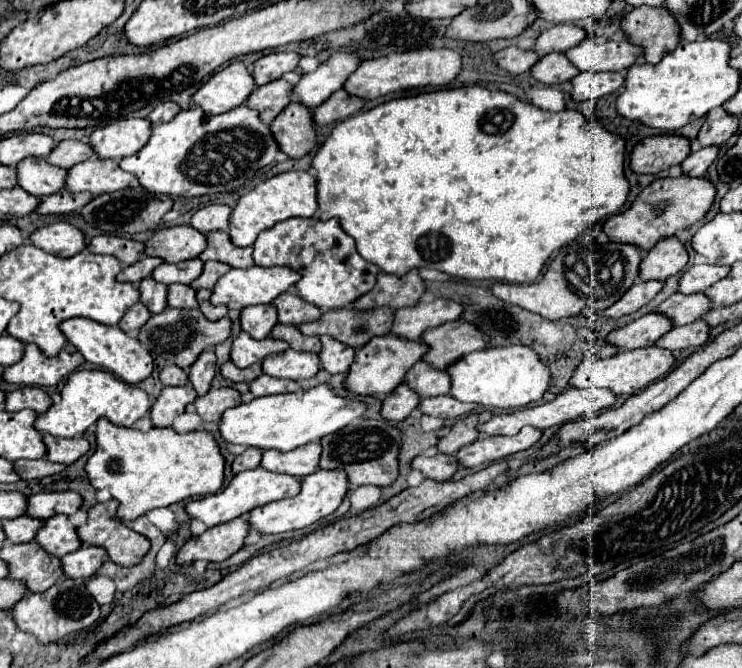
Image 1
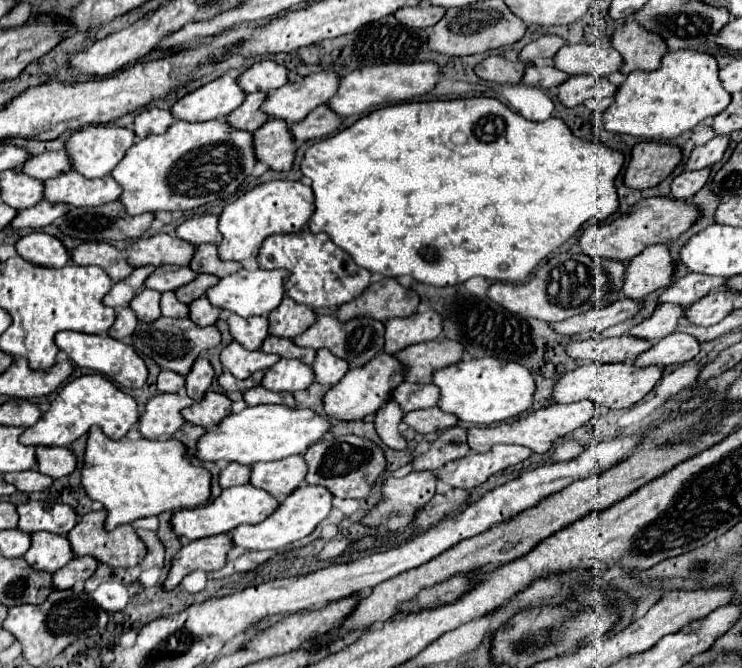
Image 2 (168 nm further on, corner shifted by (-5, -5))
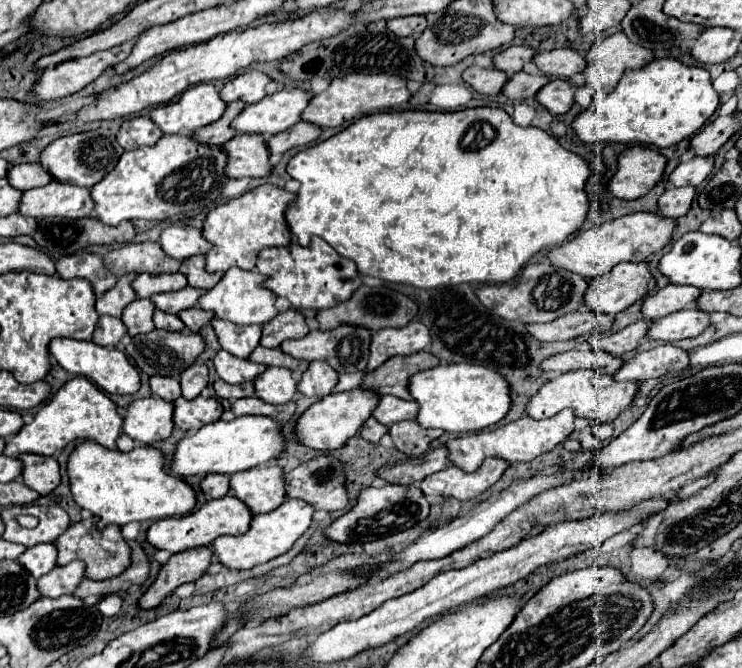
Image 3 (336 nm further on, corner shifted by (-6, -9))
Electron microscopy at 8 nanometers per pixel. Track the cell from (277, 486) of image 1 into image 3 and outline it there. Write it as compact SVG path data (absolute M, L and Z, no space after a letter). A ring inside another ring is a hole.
M225 495L221 499L211 499L211 501L203 503L197 511L191 511L187 515L155 521L147 529L145 539L155 549L165 549L169 553L179 553L179 551L187 551L187 549L193 549L193 547L207 547L219 535L243 535L249 529L251 519L253 519L253 515L247 509L247 505L241 505L241 501L235 495Z

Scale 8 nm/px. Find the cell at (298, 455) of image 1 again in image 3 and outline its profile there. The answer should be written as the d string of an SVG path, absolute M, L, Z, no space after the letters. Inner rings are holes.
M267 465L263 469L247 469L231 475L229 489L239 501L243 501L253 515L267 513L279 507L283 497L283 469Z

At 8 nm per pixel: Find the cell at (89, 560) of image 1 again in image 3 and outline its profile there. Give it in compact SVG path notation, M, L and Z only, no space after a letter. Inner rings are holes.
M71 561L65 567L55 567L37 581L37 591L41 593L41 597L71 595L83 579L83 573L85 565L81 565L81 561Z

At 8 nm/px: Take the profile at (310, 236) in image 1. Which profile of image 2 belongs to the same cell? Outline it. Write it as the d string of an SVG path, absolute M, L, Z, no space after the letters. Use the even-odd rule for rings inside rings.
M298 231L286 235L270 235L264 239L258 253L260 269L286 269L290 277L286 281L286 293L296 303L308 305L310 309L318 307L340 307L346 301L354 301L366 285L370 285L372 273L354 265L354 259L338 249L326 233Z

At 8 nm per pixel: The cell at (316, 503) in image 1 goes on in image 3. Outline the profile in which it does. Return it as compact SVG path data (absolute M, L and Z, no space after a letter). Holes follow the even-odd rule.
M285 499L277 509L263 513L263 515L255 515L247 533L235 535L235 537L233 535L217 537L211 543L211 551L219 559L219 563L225 565L227 569L235 569L235 571L251 569L281 553L287 553L293 547L293 543L309 529L311 515L313 515L313 509L305 501L295 501L295 499L287 501Z

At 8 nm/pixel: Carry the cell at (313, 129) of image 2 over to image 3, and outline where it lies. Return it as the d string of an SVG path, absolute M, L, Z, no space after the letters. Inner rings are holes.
M299 121L291 129L287 129L283 133L277 133L275 137L267 139L267 149L269 149L271 155L285 153L293 147L303 147L303 145L313 143L319 135L321 135L321 129L317 125L311 125L307 121Z

